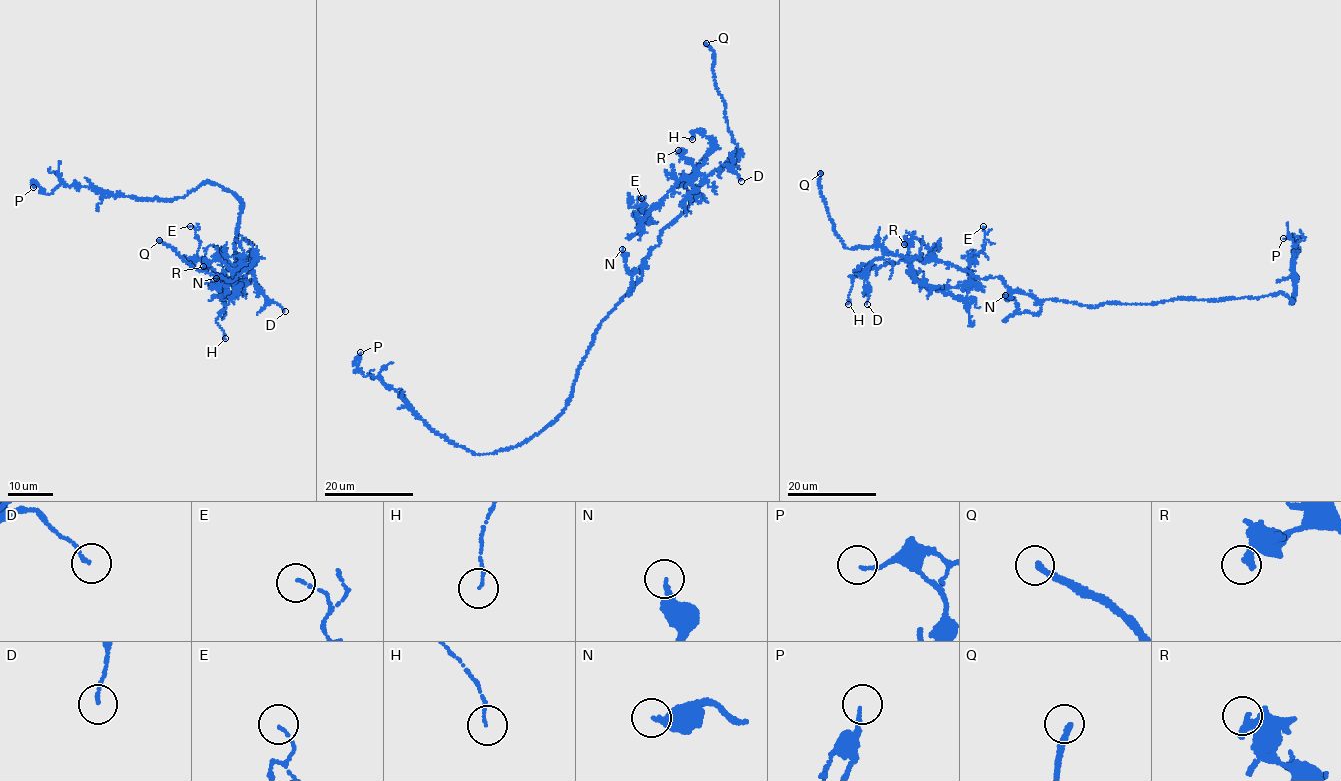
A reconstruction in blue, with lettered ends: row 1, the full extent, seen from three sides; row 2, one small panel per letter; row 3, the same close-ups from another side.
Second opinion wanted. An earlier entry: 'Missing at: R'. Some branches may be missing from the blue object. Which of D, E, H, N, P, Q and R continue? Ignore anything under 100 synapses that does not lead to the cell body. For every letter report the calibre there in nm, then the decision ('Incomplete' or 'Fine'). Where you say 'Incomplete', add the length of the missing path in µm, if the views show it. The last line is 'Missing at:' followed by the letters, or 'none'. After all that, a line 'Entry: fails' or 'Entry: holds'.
D: Thickness 130 nm. Fine
E: Thickness 80 nm. Fine
H: Thickness 90 nm. Fine
N: Thickness 200 nm. Fine
P: Thickness 130 nm. Fine
Q: Thickness 240 nm. Incomplete. Missing length about 25 µm
R: Thickness 400 nm. Fine
Missing at: Q
Entry: fails

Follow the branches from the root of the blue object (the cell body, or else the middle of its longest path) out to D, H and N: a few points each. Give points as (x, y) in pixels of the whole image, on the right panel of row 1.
D: (1105, 302), (1041, 300), (1011, 290), (1000, 277), (890, 254), (868, 267), (867, 304)
H: (1105, 302), (1041, 300), (1011, 290), (1000, 277), (908, 258), (862, 265), (848, 304)
N: (1105, 302), (1090, 307), (1045, 300), (1037, 314), (1019, 314), (1014, 300), (1005, 295)

